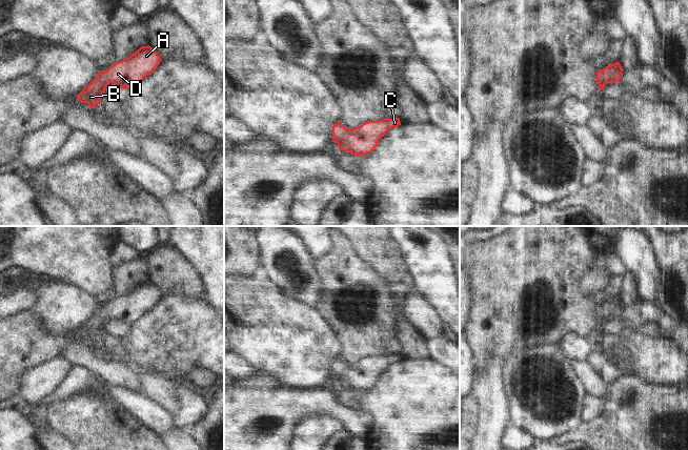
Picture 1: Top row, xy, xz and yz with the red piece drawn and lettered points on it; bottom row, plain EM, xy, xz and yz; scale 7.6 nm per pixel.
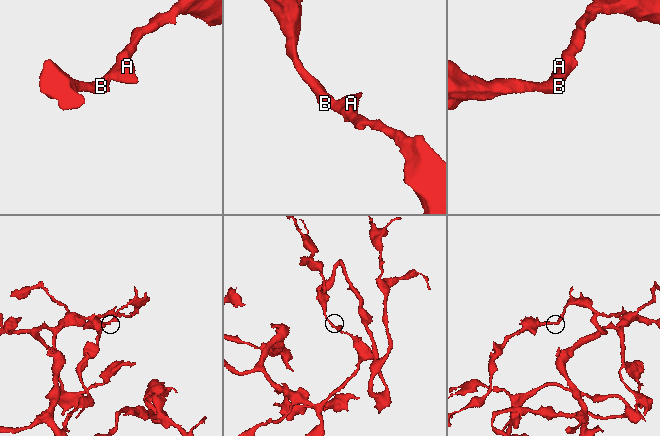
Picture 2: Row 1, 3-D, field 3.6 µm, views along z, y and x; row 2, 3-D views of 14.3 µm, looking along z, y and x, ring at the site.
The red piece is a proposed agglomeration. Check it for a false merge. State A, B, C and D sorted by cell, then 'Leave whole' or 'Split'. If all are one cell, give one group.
Groups: A B C D. Leave whole

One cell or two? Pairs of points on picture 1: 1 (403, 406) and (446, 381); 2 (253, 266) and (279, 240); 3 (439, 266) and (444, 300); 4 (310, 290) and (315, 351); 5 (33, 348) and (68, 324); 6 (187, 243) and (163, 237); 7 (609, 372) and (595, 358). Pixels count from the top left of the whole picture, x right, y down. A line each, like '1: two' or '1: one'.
1: one
2: two
3: one
4: two
5: two
6: two
7: one

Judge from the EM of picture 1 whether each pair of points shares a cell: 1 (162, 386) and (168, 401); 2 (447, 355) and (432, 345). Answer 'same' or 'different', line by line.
1: same
2: same

